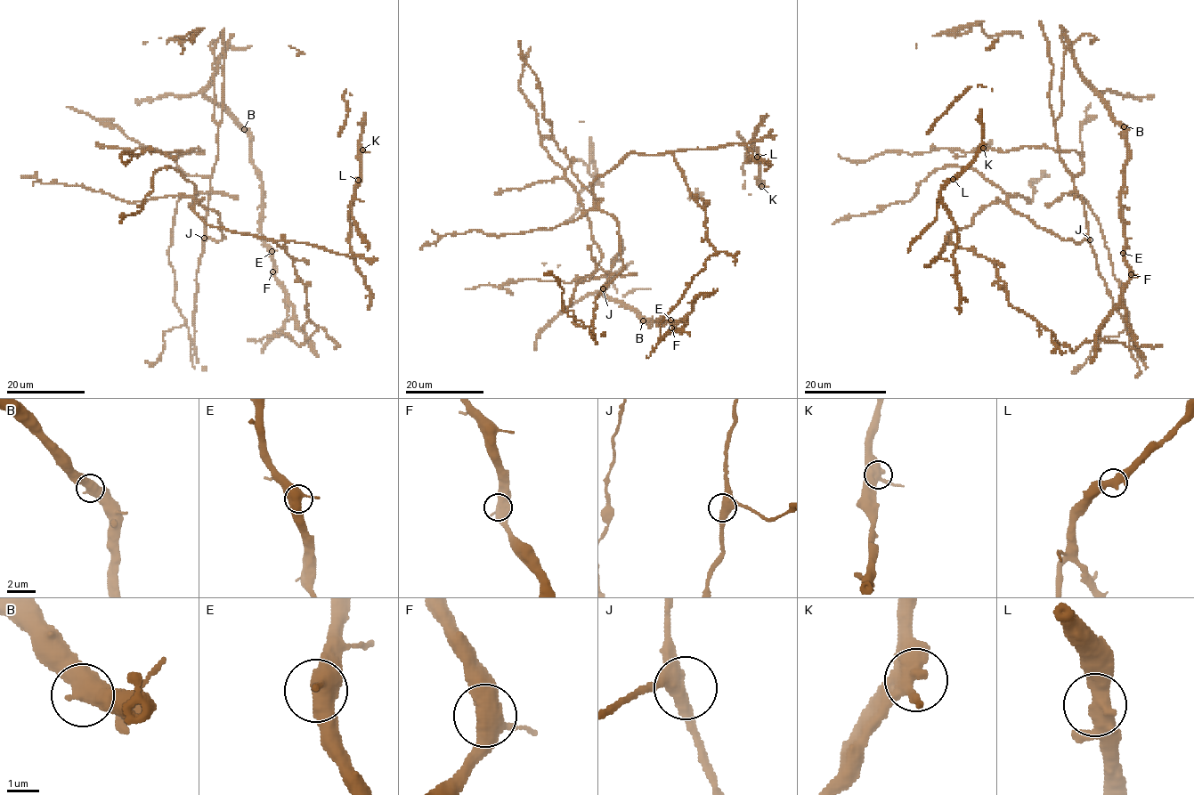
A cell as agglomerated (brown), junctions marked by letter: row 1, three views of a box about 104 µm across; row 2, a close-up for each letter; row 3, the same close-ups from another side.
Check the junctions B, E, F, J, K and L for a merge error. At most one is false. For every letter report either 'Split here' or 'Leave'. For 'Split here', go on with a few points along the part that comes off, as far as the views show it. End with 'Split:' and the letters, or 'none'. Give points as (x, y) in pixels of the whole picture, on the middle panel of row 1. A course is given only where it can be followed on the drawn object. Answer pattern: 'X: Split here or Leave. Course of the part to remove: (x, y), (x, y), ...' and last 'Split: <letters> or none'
B: Leave
E: Leave
F: Split here
J: Leave
K: Leave
L: Leave
Split: F

